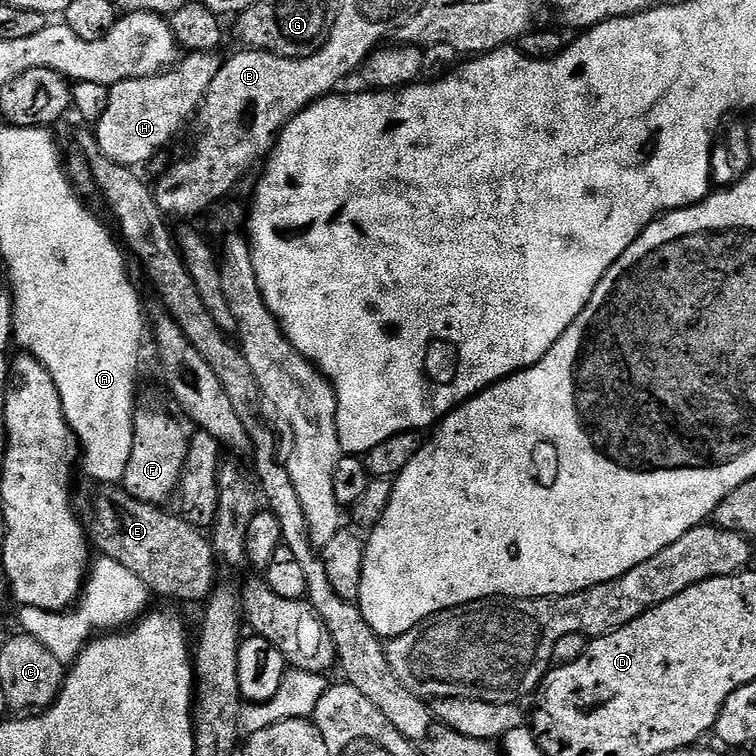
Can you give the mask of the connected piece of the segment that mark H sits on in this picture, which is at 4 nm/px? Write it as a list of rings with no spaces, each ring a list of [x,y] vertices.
[[[189,52],[179,63],[158,76],[134,78],[111,85],[106,110],[102,110],[102,118],[94,125],[94,135],[102,154],[106,154],[110,162],[118,162],[133,170],[139,169],[139,164],[154,159],[179,134],[180,127],[197,115],[205,94],[210,90],[210,84],[218,75],[222,63],[221,57],[218,57],[216,52]]]

